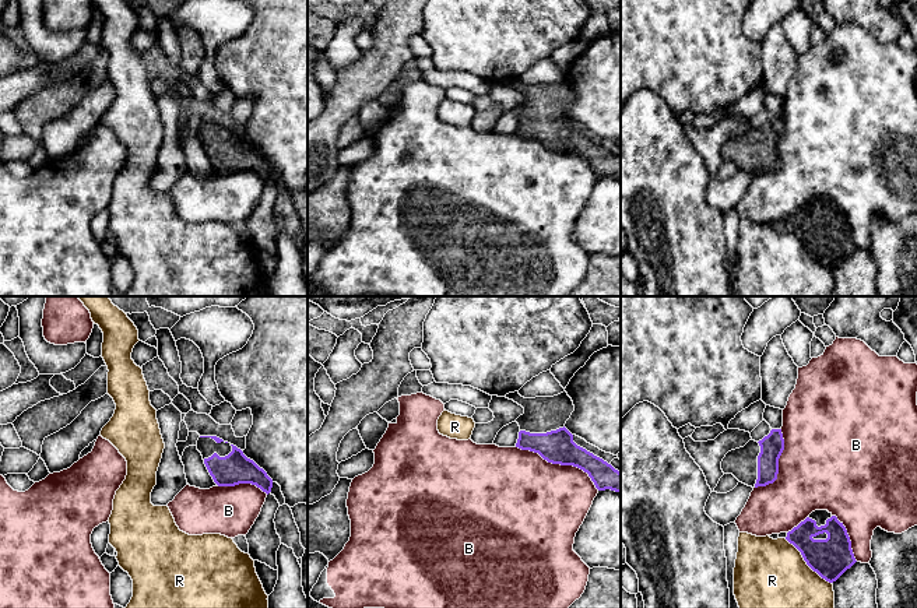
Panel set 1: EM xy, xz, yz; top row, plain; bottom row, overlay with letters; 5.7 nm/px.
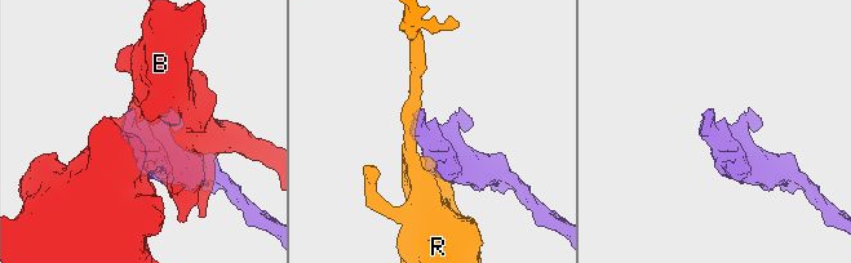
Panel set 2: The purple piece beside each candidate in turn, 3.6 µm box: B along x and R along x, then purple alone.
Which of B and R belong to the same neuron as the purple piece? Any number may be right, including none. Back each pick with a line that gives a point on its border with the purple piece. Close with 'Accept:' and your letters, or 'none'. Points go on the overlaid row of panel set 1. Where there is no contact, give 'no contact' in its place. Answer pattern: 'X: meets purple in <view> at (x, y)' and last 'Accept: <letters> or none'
Accept: none

